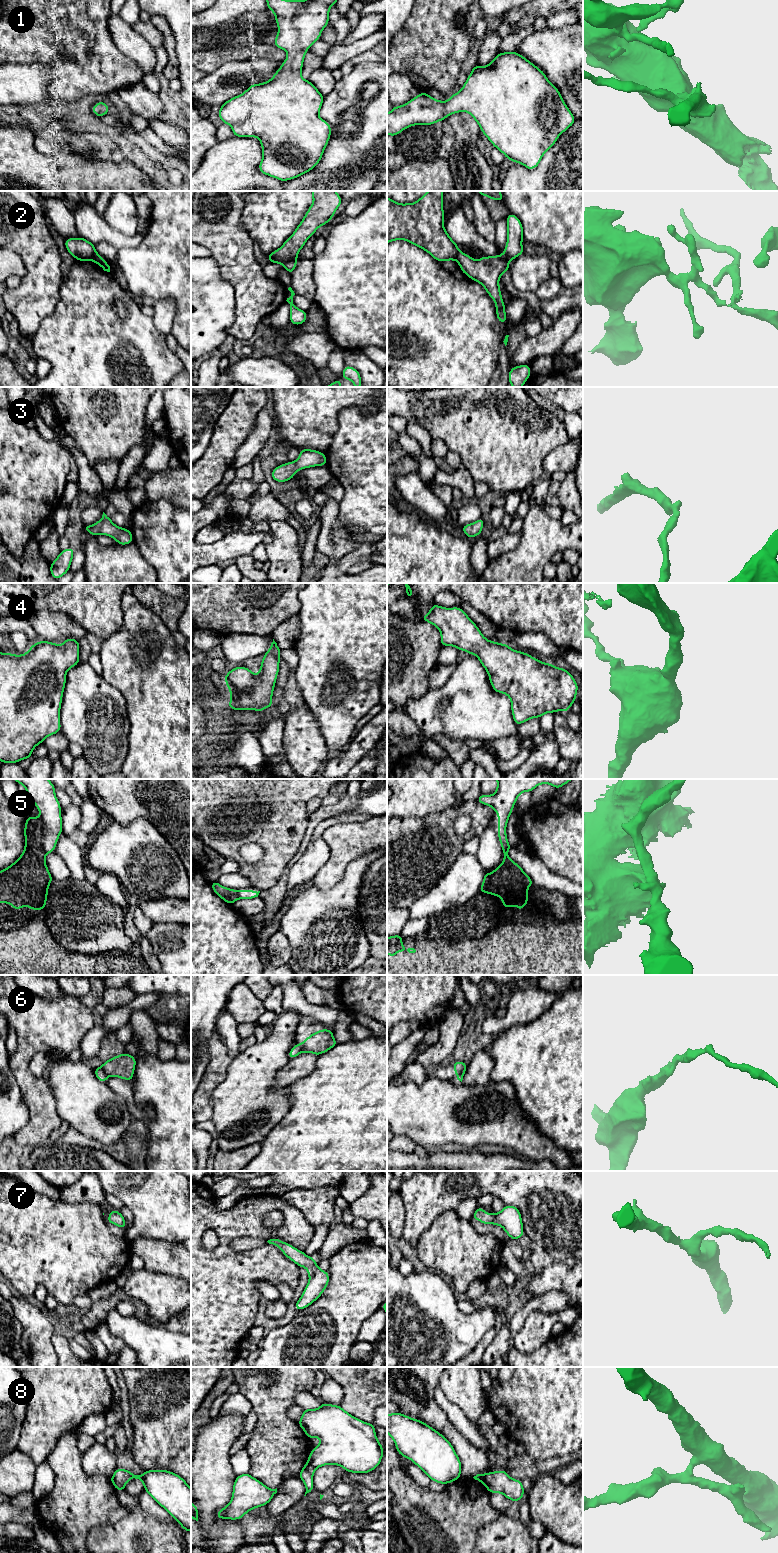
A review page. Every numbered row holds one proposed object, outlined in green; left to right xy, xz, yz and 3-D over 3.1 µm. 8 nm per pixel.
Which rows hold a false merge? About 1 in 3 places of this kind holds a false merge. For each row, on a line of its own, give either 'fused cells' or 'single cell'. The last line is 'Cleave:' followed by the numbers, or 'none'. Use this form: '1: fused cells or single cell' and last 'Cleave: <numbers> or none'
1: single cell
2: fused cells
3: single cell
4: single cell
5: fused cells
6: fused cells
7: single cell
8: fused cells
Cleave: 2, 5, 6, 8

